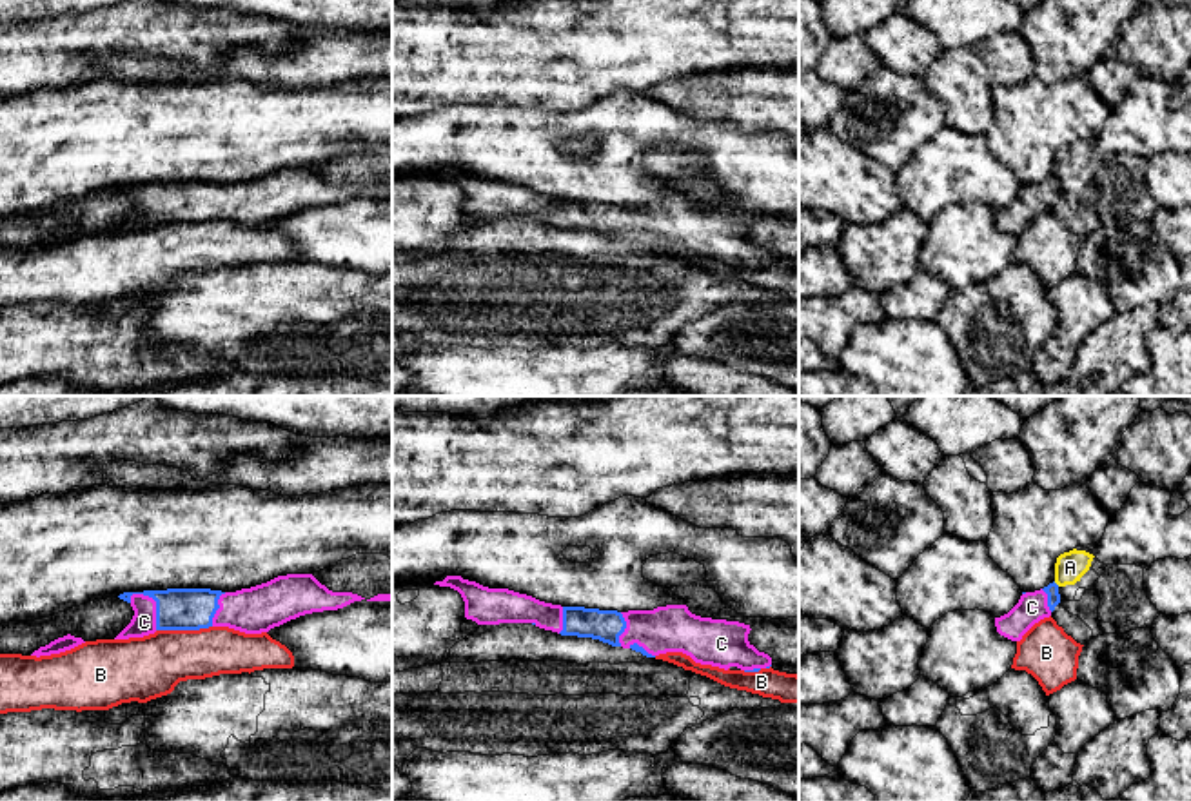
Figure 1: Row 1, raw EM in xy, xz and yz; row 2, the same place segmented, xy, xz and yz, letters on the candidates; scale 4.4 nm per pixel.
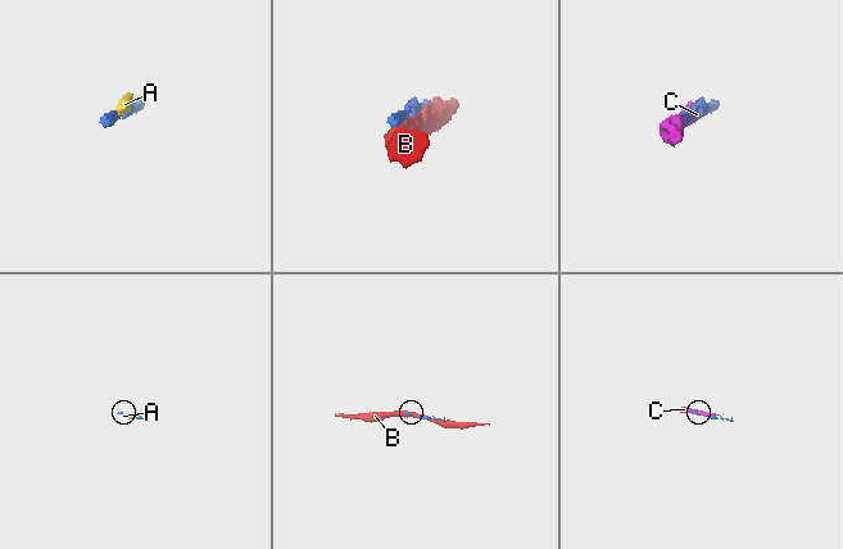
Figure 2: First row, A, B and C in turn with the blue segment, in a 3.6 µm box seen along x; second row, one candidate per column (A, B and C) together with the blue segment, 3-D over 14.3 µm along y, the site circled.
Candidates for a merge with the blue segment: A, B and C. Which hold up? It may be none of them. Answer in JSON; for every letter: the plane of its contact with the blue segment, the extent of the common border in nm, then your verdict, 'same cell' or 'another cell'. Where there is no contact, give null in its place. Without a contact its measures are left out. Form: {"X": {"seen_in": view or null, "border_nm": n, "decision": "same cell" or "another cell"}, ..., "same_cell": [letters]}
{"A": {"seen_in": "yz", "border_nm": 40, "decision": "another cell"}, "B": {"seen_in": "xy", "border_nm": 240, "decision": "another cell"}, "C": {"seen_in": "xy", "border_nm": 200, "decision": "same cell"}, "same_cell": ["C"]}

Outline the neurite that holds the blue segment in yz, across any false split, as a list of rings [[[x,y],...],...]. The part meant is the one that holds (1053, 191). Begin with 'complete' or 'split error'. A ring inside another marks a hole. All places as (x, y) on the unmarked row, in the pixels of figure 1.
split error; [[[1055,174],[1040,183],[1026,185],[1008,207],[995,211],[997,225],[1011,234],[1020,234],[1035,216],[1049,211],[1058,196],[1060,187]]]

